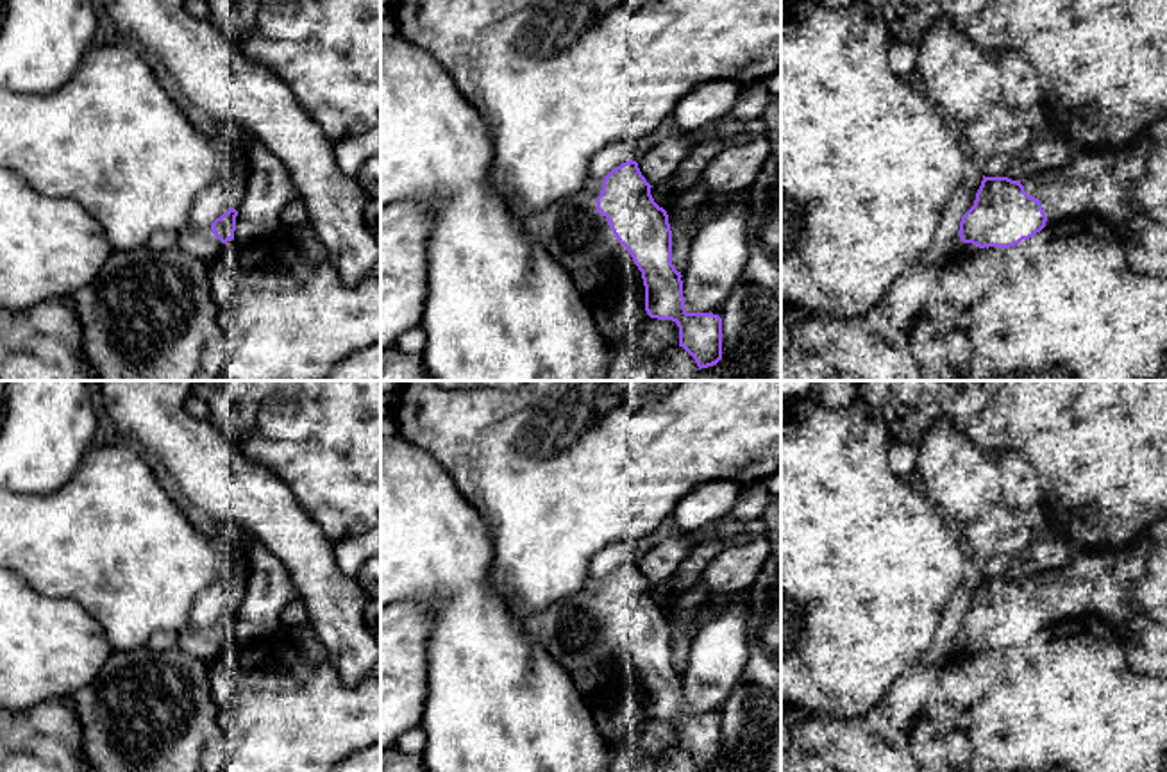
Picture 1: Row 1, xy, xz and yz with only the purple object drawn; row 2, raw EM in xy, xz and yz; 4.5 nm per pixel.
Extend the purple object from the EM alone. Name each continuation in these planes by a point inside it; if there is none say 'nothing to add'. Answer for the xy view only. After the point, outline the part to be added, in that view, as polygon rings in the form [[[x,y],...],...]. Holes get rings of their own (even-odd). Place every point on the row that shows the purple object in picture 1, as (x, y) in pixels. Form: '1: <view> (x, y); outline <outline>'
1: xy (201, 242); outline [[[189,225],[179,232],[177,247],[209,264],[223,252],[223,243],[213,234],[211,227]]]

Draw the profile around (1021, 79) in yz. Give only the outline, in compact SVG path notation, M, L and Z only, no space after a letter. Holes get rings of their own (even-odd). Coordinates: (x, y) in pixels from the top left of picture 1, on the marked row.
M1013 48L999 50L997 57L1003 70L1003 100L1024 113L1044 116L1047 109L1040 70Z

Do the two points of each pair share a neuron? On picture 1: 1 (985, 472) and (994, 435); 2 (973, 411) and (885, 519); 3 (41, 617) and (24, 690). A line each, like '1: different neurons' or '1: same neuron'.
1: different neurons
2: different neurons
3: same neuron

